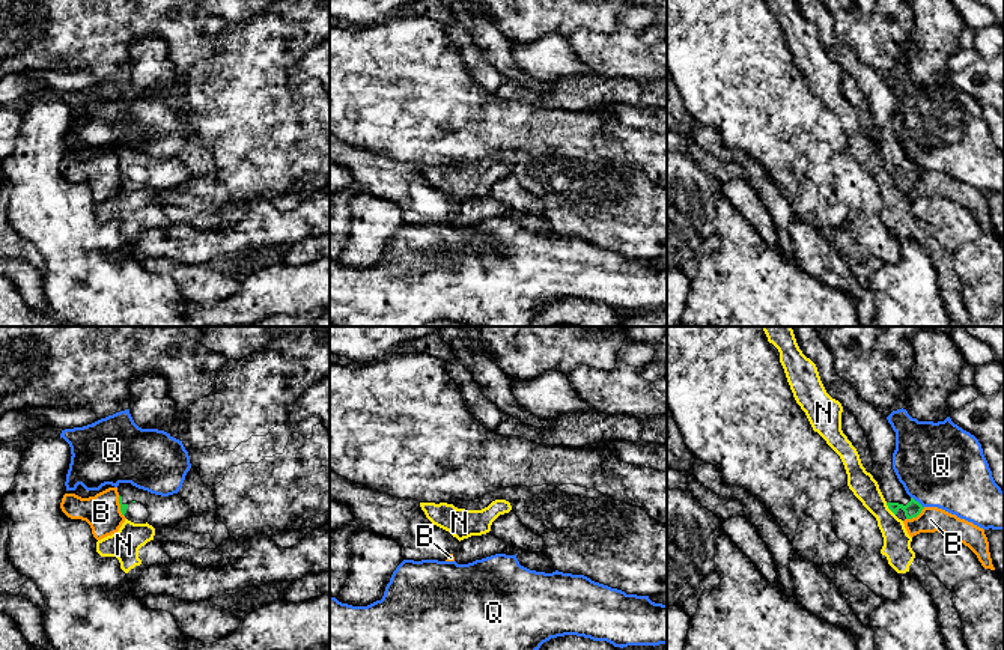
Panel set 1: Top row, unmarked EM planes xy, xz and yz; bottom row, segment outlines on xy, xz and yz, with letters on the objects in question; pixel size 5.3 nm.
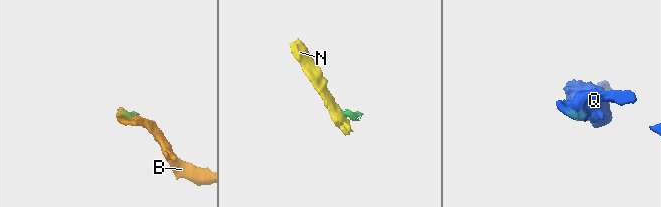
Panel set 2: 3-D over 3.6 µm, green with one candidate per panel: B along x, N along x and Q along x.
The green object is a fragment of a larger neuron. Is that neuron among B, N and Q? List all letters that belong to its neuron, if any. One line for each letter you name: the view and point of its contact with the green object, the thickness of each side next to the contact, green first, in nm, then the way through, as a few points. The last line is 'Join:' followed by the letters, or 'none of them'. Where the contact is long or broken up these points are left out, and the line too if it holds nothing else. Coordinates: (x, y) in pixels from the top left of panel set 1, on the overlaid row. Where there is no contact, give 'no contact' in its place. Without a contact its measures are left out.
Join: none of them

